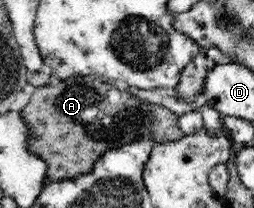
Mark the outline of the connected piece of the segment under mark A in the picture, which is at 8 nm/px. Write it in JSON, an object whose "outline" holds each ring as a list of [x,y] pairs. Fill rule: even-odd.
{"outline":[[[87,77],[67,78],[57,86],[37,86],[31,99],[22,109],[23,117],[29,122],[31,144],[29,147],[45,159],[49,170],[45,182],[74,179],[78,174],[90,173],[95,161],[109,149],[131,144],[139,138],[150,138],[152,144],[161,144],[183,137],[178,125],[178,116],[162,105],[150,104],[137,99],[122,86]]]}

